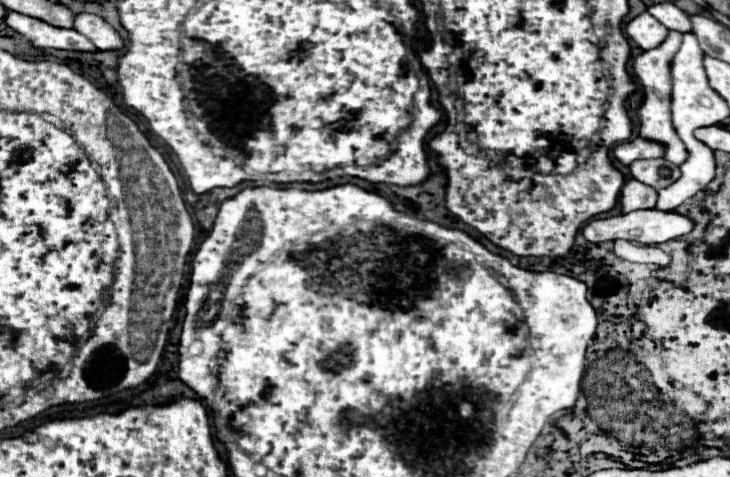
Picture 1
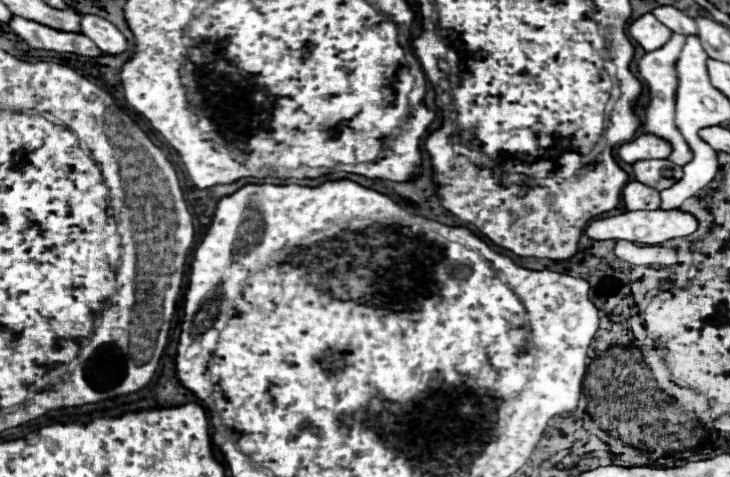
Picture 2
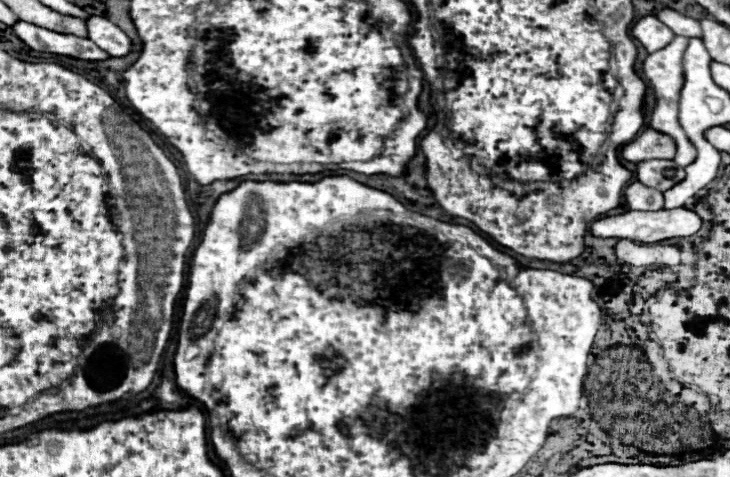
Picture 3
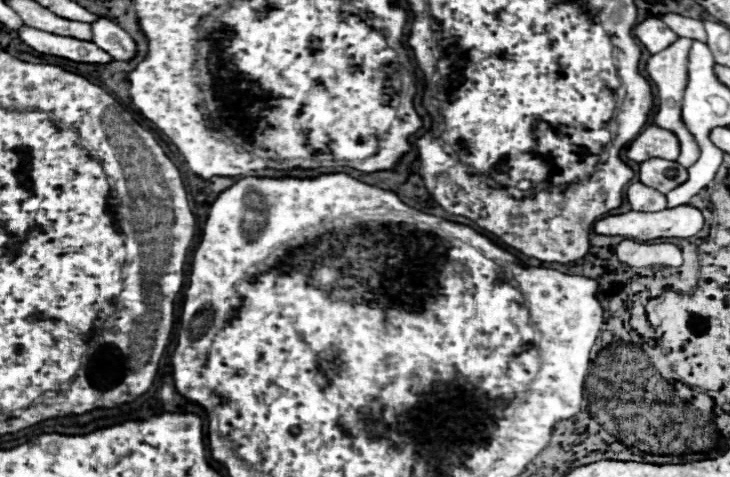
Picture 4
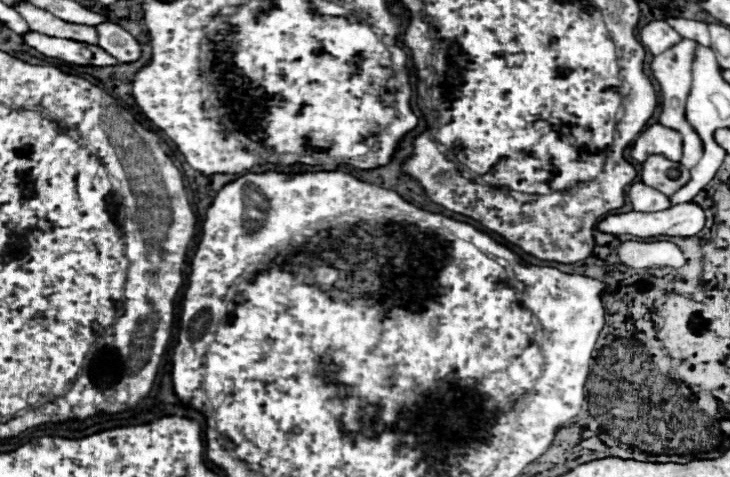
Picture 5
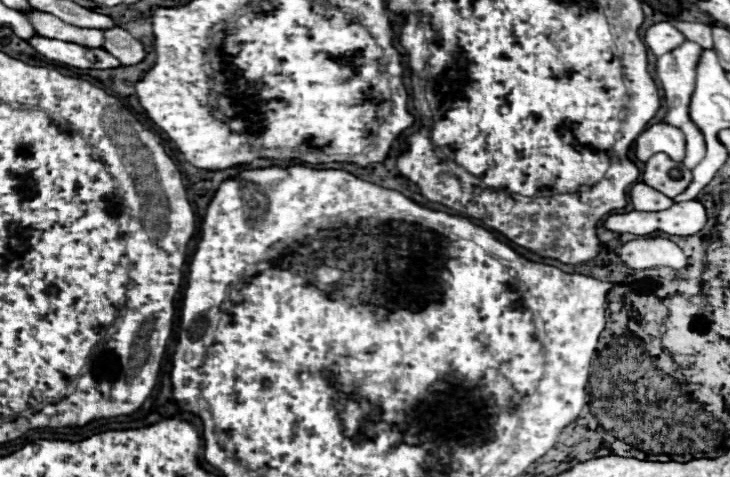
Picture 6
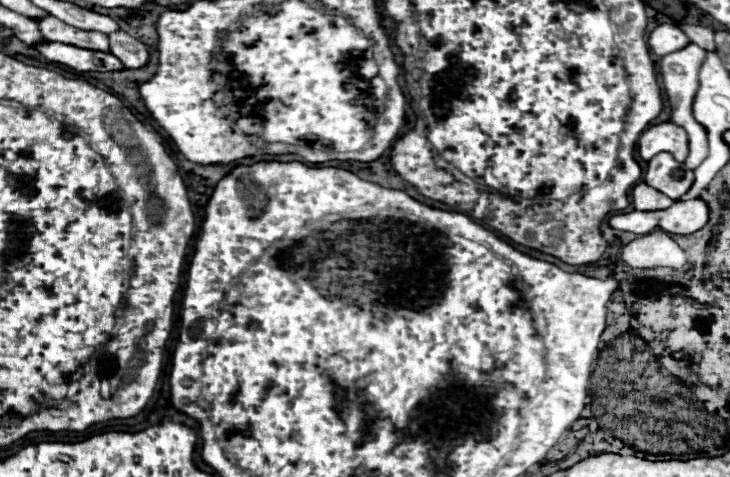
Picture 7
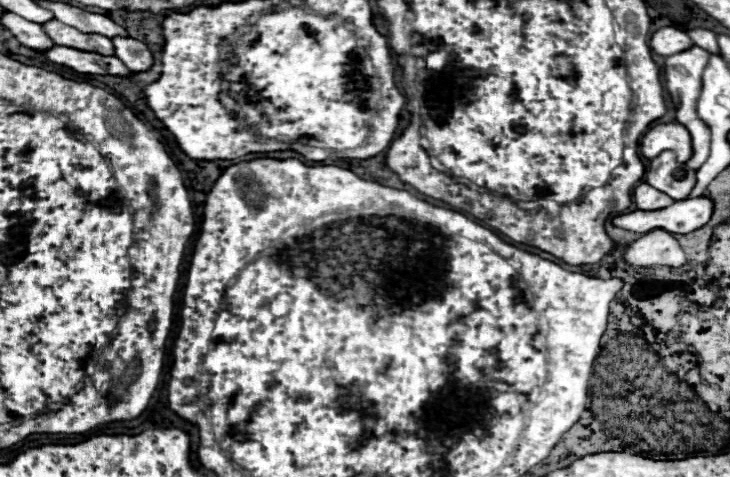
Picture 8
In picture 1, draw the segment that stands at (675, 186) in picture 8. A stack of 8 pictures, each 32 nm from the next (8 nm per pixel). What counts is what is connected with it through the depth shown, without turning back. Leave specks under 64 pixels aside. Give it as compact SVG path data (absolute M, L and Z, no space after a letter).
M660 158L660 160L636 160L636 164L630 164L630 174L638 182L652 186L654 190L668 188L680 178L680 166Z

